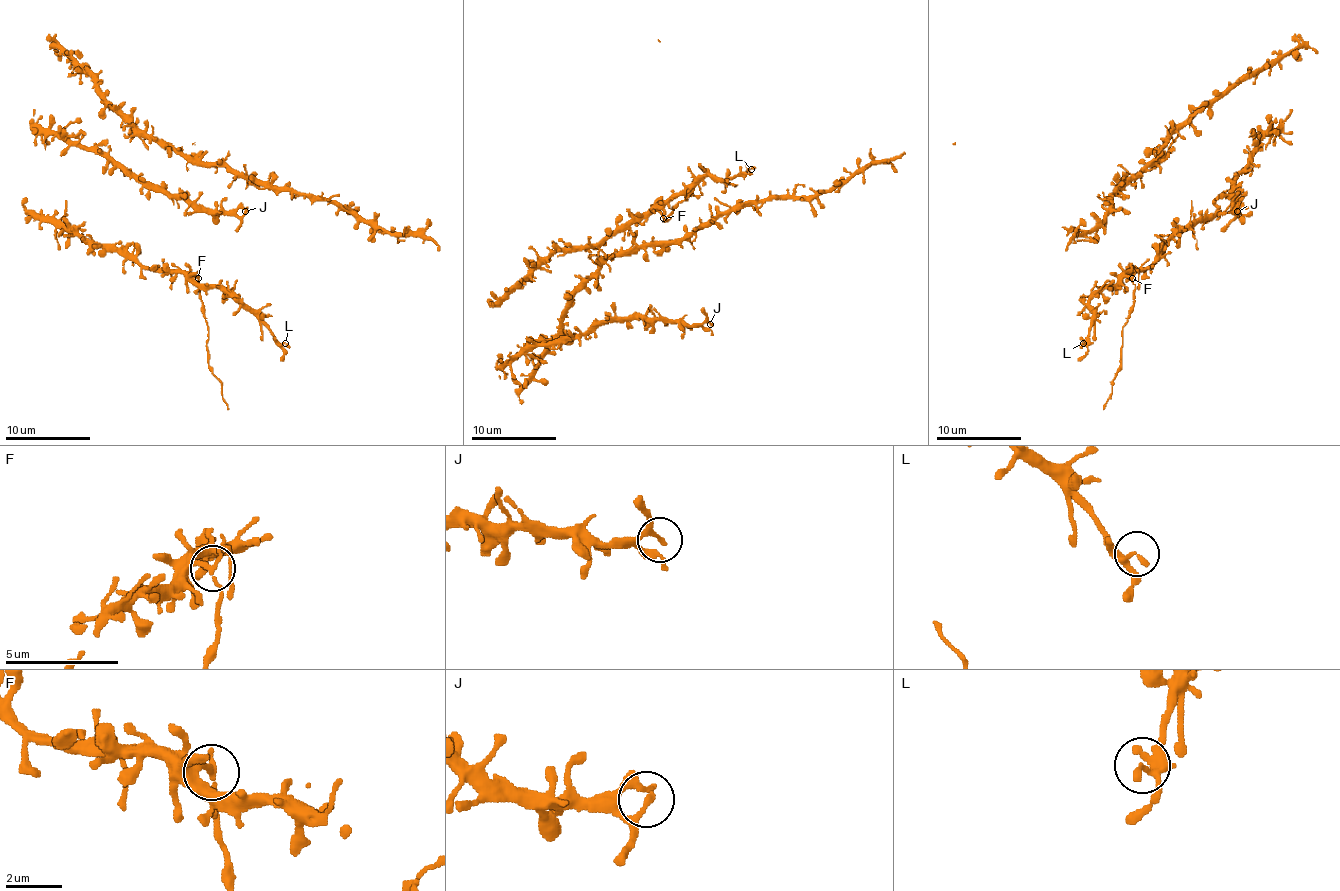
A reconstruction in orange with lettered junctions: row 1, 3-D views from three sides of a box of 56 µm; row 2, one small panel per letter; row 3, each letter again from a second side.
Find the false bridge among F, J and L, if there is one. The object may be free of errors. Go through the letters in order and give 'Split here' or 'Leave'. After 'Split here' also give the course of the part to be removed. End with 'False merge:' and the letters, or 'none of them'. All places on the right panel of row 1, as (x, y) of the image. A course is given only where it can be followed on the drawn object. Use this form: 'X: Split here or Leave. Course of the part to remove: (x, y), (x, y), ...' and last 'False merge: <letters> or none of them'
F: Split here. Course of the part to remove: (1131, 277), (1136, 286), (1133, 311), (1123, 328), (1121, 370), (1112, 383), (1110, 398), (1104, 409)
J: Leave
L: Leave
False merge: F

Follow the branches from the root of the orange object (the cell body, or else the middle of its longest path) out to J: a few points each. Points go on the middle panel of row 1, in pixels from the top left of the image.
J: (545, 362), (528, 353), (536, 345), (589, 334), (606, 322), (670, 320), (685, 324), (710, 324)

